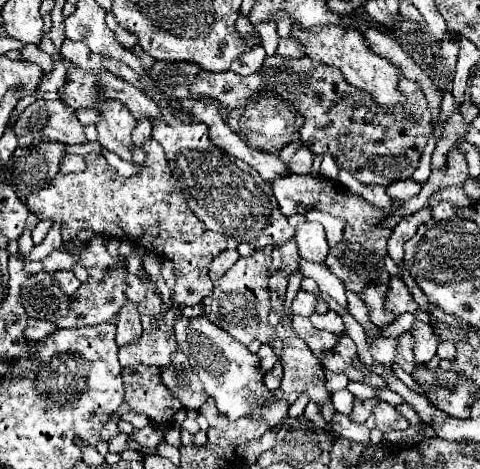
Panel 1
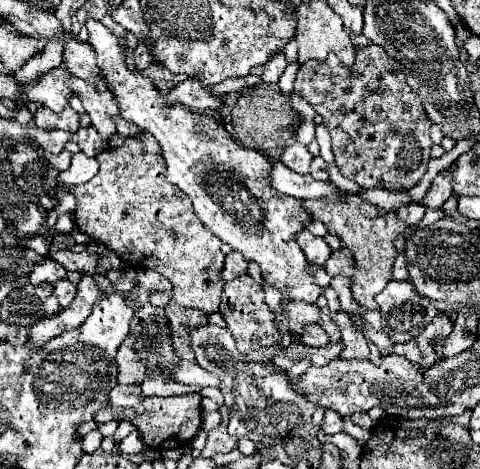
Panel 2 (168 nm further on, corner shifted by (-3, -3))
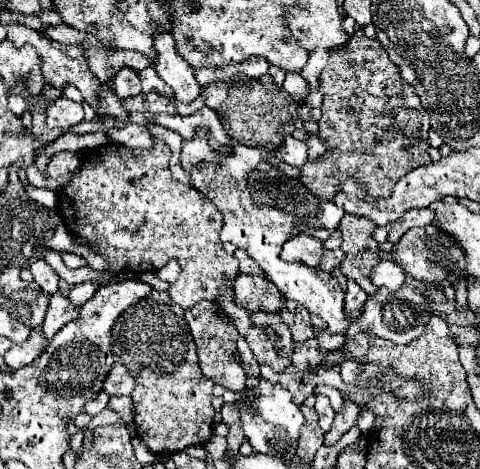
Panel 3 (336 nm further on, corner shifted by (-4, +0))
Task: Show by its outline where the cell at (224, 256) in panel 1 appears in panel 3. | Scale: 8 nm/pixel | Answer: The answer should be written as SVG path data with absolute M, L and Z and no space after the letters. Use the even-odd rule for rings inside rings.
M235 250L235 258L239 260L239 270L241 274L263 274L263 270L253 262L253 258L249 258L249 254L245 250Z

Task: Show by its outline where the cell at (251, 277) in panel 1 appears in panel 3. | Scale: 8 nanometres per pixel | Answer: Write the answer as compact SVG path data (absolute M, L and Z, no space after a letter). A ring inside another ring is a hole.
M241 274L235 280L235 304L245 310L263 310L263 312L277 312L279 310L279 290L261 276L247 276Z

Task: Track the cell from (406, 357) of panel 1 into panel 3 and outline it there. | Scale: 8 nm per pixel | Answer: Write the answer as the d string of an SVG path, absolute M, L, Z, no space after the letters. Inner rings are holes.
M349 282L347 290L345 290L345 312L351 314L351 312L355 312L357 308L363 308L363 306L365 306L365 300L367 300L365 292L363 292L359 286L355 286L355 284Z

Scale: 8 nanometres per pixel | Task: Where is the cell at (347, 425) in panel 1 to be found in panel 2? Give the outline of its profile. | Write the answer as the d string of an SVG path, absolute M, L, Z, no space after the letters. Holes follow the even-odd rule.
M326 409L324 421L322 421L322 433L324 435L334 435L334 433L340 433L340 431L342 431L342 417L336 411Z

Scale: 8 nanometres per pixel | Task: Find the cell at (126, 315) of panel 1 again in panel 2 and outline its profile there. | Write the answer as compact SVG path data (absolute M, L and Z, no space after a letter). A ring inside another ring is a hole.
M128 335L122 343L120 351L116 353L116 365L118 365L118 383L120 385L140 385L144 381L146 367L140 363L134 347L134 335Z

